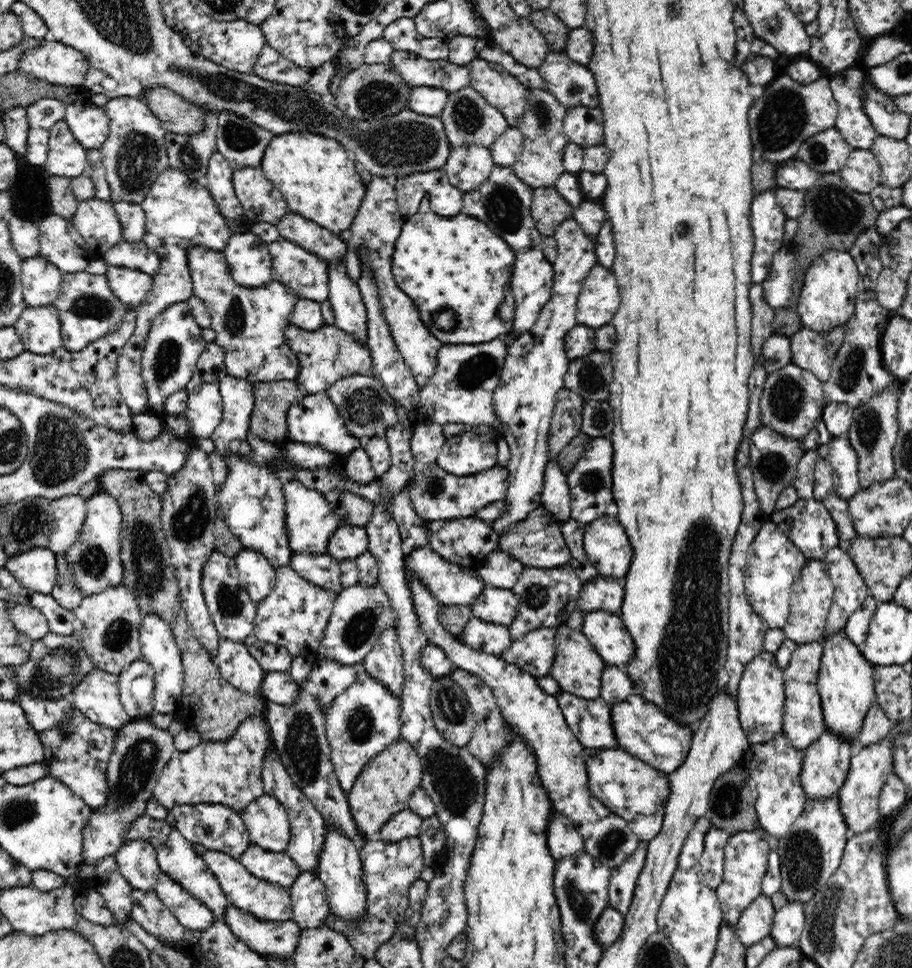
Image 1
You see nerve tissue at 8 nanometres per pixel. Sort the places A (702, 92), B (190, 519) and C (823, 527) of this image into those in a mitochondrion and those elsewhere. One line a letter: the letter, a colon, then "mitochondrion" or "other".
A: other
B: mitochondrion
C: other

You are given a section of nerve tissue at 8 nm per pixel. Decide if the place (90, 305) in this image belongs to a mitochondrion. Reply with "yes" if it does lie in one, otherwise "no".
yes

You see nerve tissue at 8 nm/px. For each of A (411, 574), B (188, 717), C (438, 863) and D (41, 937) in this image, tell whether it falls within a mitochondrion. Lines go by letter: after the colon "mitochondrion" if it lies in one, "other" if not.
A: other
B: other
C: other
D: other

